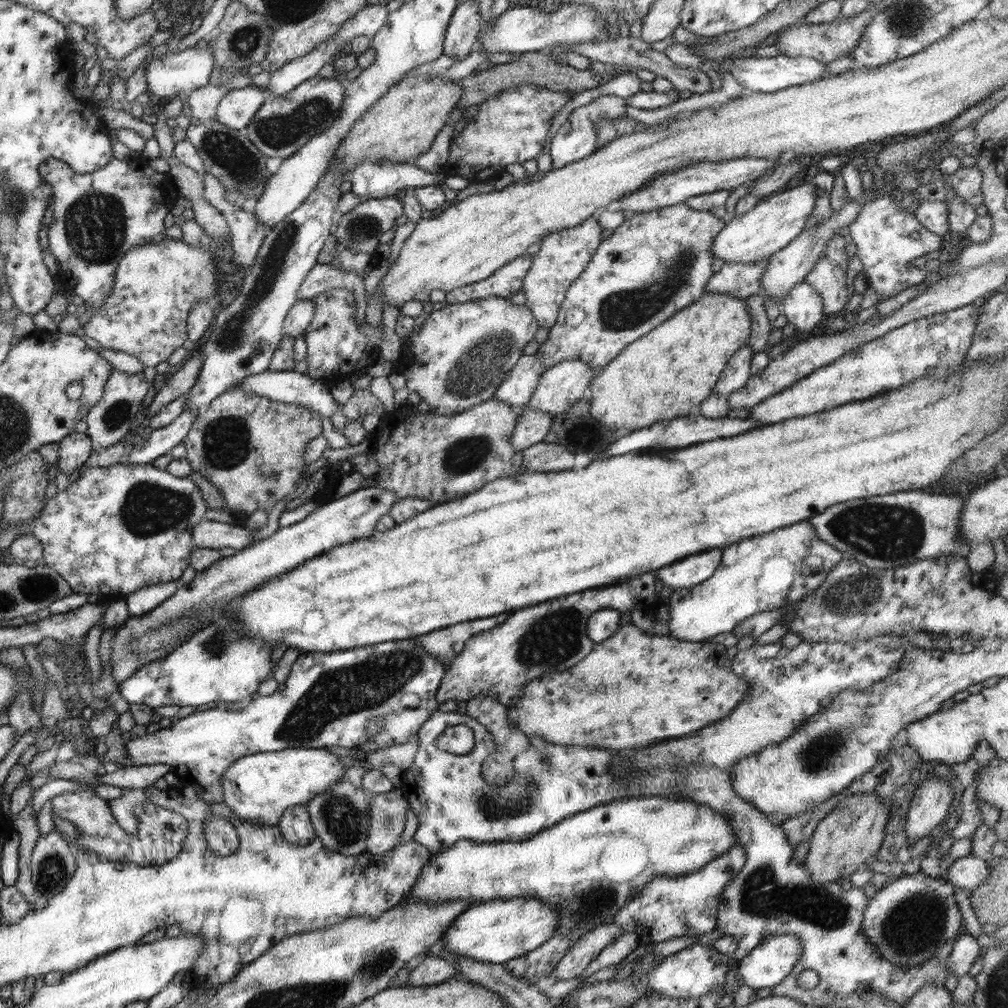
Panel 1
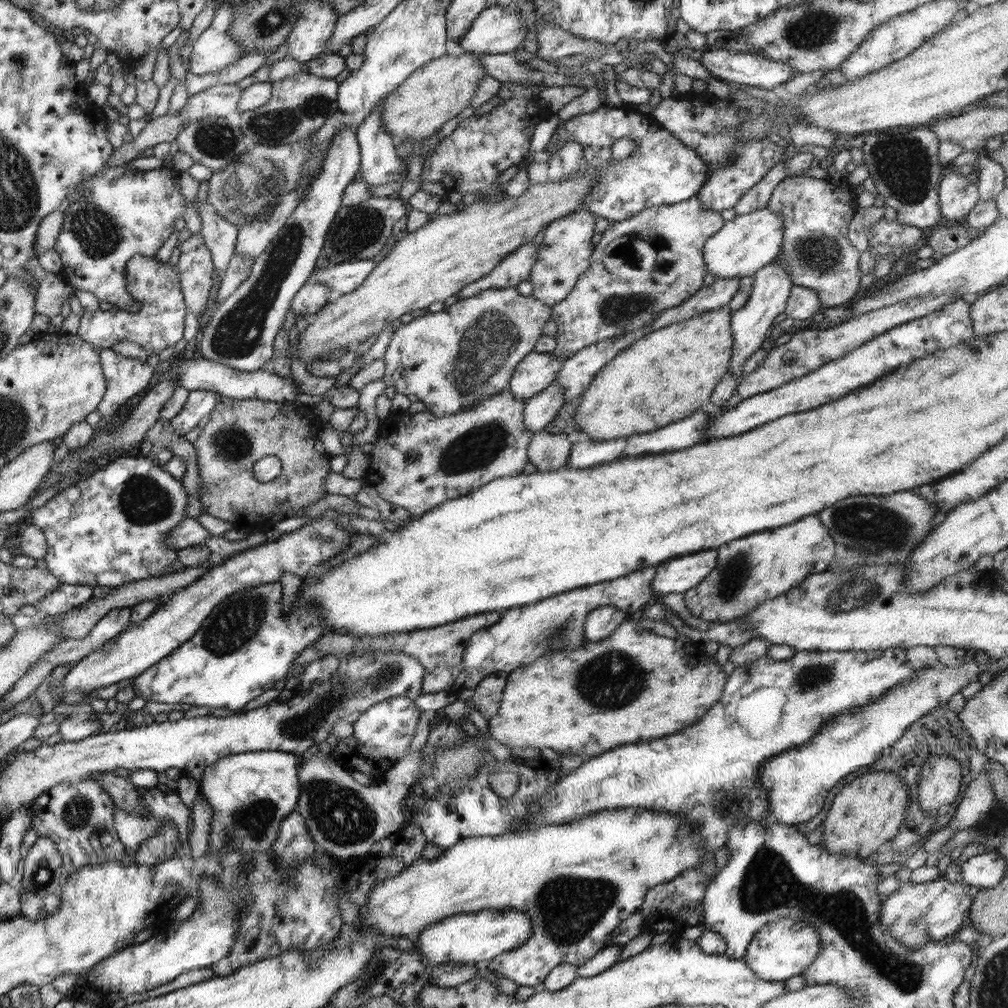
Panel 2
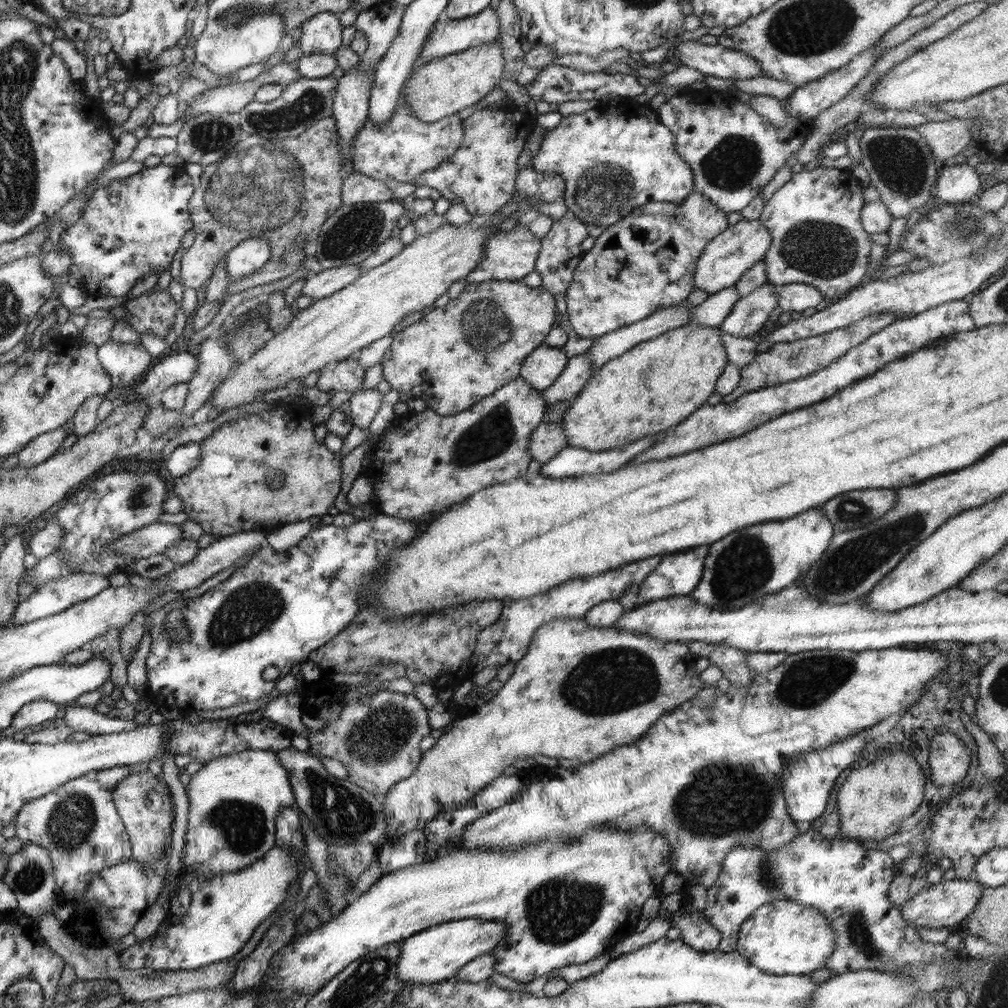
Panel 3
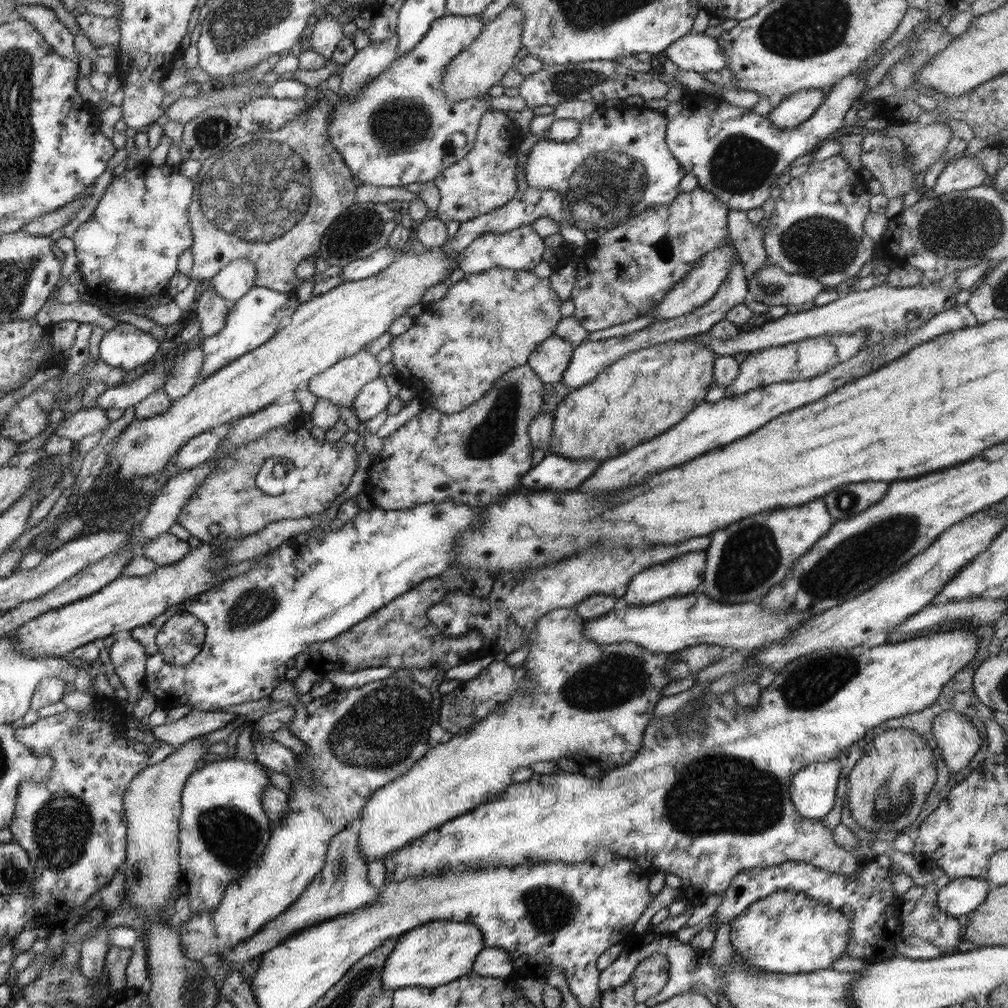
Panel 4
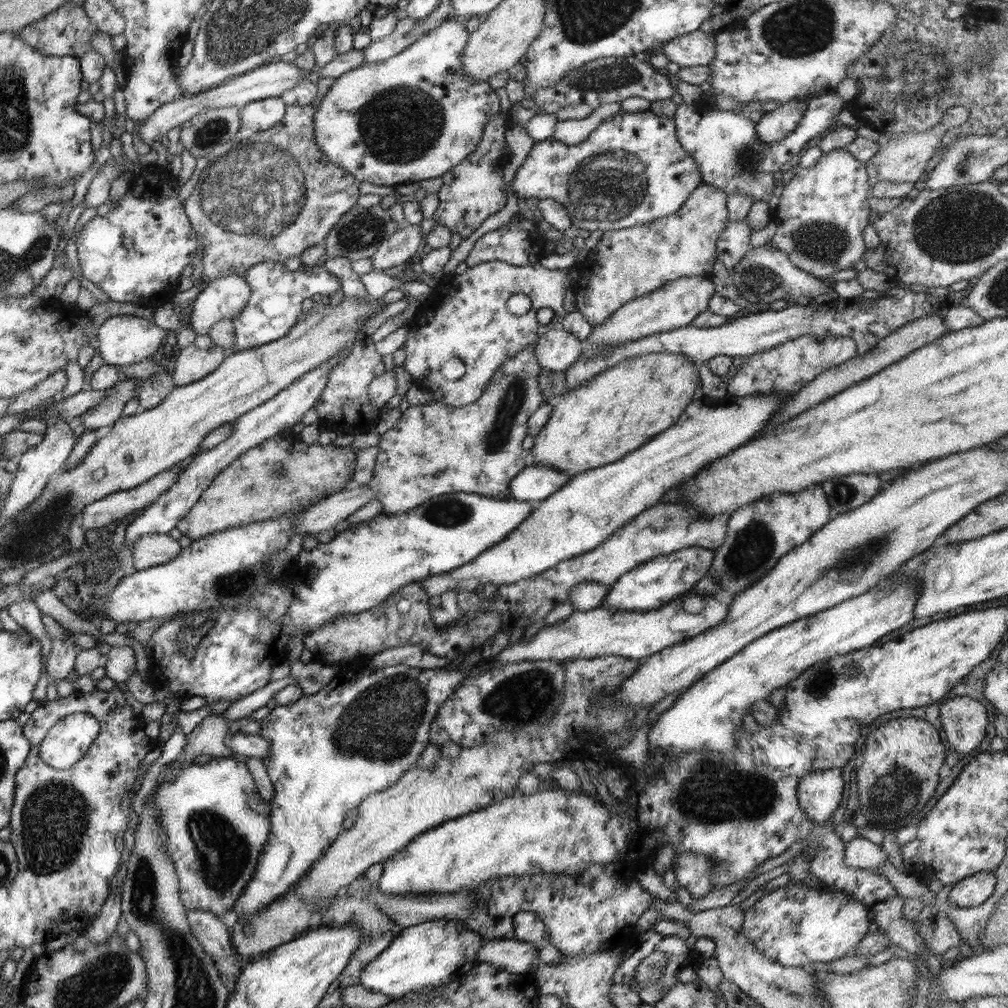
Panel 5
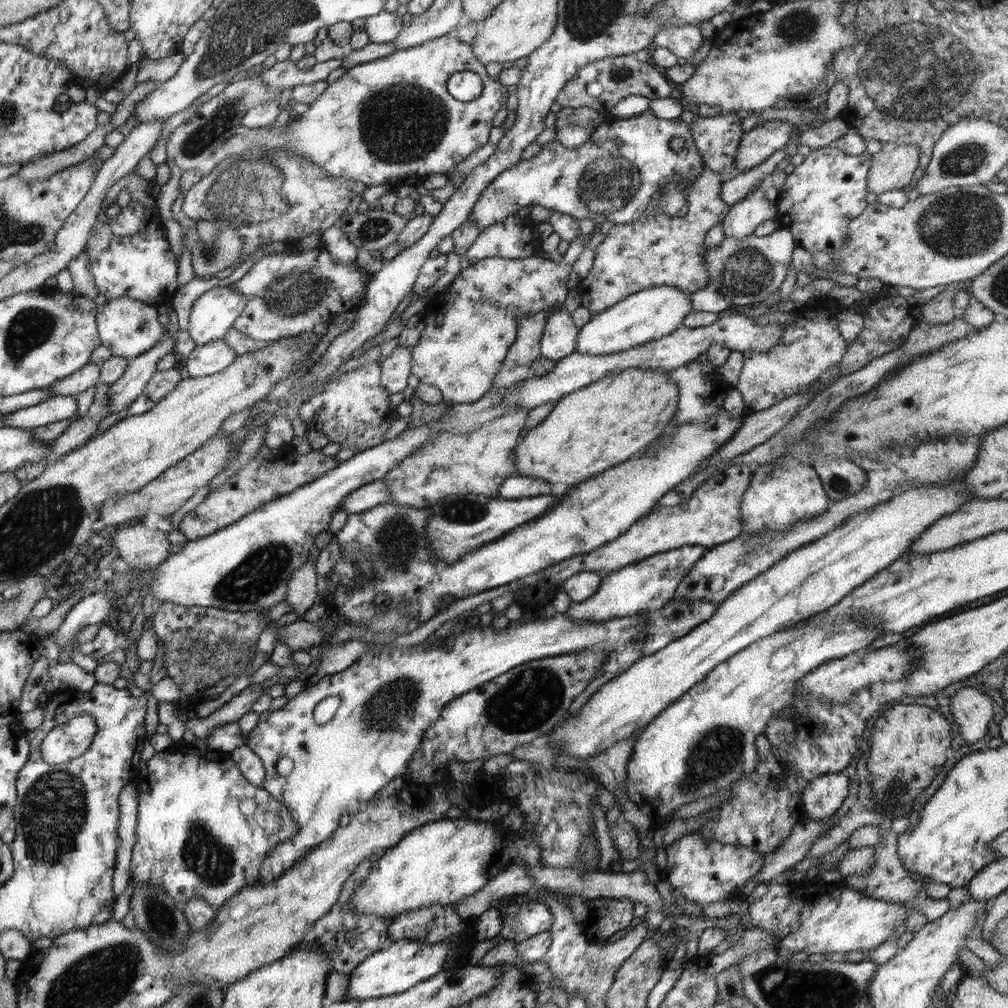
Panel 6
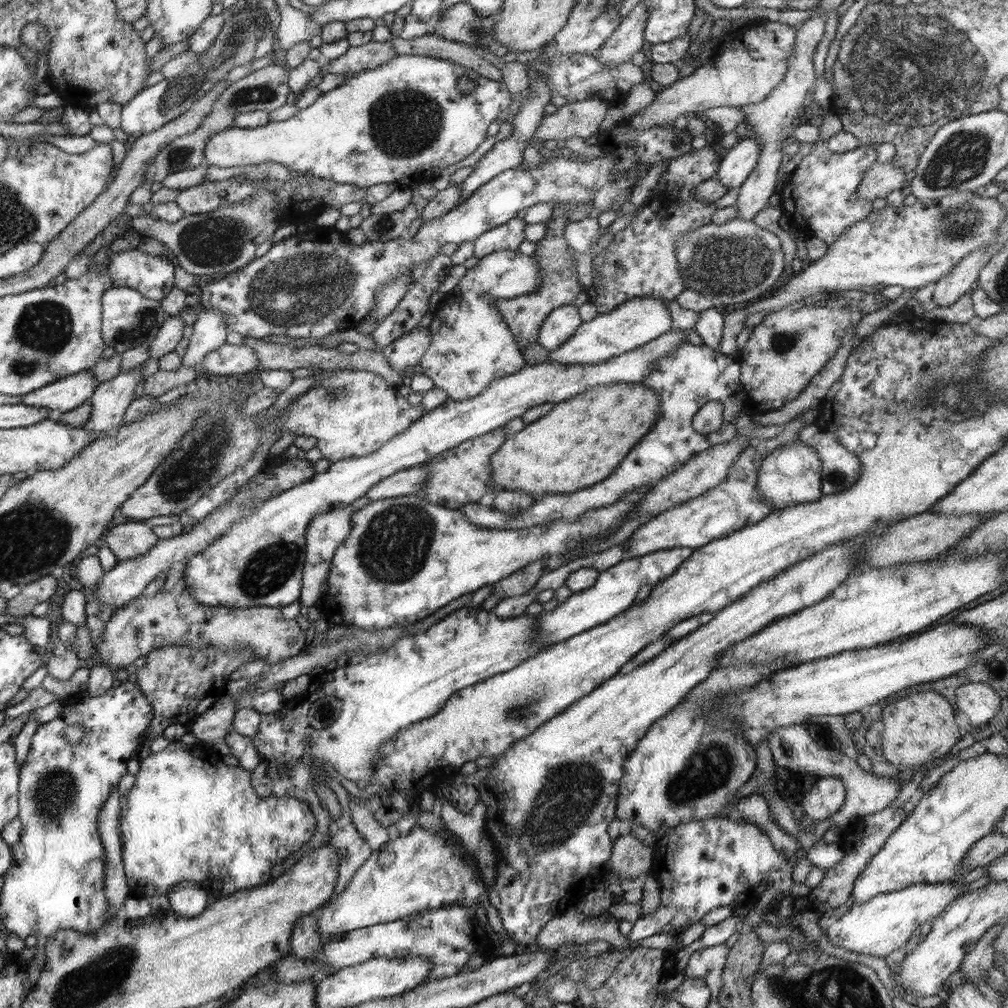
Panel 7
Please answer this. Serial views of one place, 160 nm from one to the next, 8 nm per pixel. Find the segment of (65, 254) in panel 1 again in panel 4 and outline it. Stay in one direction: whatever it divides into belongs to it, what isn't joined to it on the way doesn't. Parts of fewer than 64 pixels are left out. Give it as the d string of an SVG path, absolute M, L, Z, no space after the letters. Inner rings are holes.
M146 161L133 170L125 170L110 182L93 215L78 227L72 238L88 294L110 305L137 304L148 296L162 295L176 274L180 254L193 246L192 221L188 210L194 187L194 180L182 176L178 165L165 163L156 167Z

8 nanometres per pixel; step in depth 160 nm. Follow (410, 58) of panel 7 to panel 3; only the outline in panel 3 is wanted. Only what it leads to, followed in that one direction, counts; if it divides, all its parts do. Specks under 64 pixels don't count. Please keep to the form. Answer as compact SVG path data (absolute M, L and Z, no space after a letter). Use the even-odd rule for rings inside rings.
M492 7L466 18L448 18L438 21L425 40L415 67L420 67L434 58L498 41L499 20L496 10ZM401 98L390 120L382 124L367 121L362 130L358 130L351 155L354 159L354 172L382 183L392 180L414 183L420 175L436 169L460 149L464 137L462 122L458 113L438 122L420 122L410 112L406 100Z

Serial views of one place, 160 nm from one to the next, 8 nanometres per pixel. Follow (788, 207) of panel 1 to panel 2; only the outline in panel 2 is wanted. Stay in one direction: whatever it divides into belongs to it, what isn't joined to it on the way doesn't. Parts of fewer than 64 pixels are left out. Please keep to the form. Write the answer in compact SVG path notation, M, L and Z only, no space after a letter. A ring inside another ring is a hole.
M768 207L736 215L711 237L703 247L707 270L715 278L742 278L754 276L763 266L770 264L782 252L784 242L783 216L774 214Z

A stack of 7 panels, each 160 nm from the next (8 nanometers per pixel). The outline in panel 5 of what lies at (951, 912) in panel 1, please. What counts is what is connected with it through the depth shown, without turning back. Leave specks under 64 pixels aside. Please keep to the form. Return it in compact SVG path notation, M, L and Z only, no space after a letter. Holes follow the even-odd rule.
M980 871L947 887L944 895L951 905L974 908L992 896L996 885L997 876L992 871Z

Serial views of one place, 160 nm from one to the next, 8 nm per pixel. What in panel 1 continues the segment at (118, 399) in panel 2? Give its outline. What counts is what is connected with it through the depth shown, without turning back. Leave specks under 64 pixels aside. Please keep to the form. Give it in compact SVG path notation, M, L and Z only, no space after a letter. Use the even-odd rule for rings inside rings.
M113 369L113 373L109 376L109 381L105 385L105 393L103 399L89 410L86 416L88 429L85 432L95 447L107 447L120 443L120 440L128 434L132 420L136 416L136 412L142 406L144 396L148 394L148 382L144 377L144 373L128 374Z

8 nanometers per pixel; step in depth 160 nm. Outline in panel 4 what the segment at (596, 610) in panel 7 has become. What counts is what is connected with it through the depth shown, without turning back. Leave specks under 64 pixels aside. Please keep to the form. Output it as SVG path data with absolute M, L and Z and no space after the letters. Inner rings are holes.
M706 550L690 551L680 558L670 559L668 562L651 566L630 578L628 590L624 594L624 602L633 606L645 606L673 597L682 597L691 593L704 581L706 564Z

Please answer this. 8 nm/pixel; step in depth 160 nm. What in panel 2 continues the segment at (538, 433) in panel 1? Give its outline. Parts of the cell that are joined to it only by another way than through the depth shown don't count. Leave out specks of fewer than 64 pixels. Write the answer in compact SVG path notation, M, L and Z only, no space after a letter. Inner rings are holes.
M554 383L526 400L524 418L527 429L532 434L545 429L557 417L564 403L565 389Z

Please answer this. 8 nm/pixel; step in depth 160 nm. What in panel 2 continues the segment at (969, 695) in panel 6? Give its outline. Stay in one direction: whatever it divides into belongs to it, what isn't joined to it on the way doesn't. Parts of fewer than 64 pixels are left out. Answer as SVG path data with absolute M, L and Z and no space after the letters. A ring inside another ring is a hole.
M954 757L930 758L918 778L918 802L926 813L942 814L960 794L962 767Z

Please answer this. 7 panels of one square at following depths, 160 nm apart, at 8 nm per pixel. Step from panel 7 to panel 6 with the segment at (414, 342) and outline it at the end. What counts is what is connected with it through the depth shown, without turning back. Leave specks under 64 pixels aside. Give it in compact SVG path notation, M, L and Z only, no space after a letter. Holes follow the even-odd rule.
M397 345L392 354L379 360L381 369L380 382L392 396L407 387L407 381L411 373L412 347Z

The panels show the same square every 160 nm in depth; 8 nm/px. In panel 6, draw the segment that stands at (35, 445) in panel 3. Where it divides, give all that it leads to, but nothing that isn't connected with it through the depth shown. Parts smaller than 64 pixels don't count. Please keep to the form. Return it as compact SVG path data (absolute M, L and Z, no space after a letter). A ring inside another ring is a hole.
M166 335L152 349L134 358L127 358L127 367L119 380L108 389L111 413L120 412L143 394L147 383L157 371L158 362L177 349L172 337Z

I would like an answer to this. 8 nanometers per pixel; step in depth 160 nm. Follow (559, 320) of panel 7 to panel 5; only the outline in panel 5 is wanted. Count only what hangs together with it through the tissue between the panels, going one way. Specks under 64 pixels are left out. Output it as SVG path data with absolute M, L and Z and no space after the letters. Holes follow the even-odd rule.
M560 327L546 331L534 345L534 352L542 369L564 373L581 357L585 345L586 342Z

